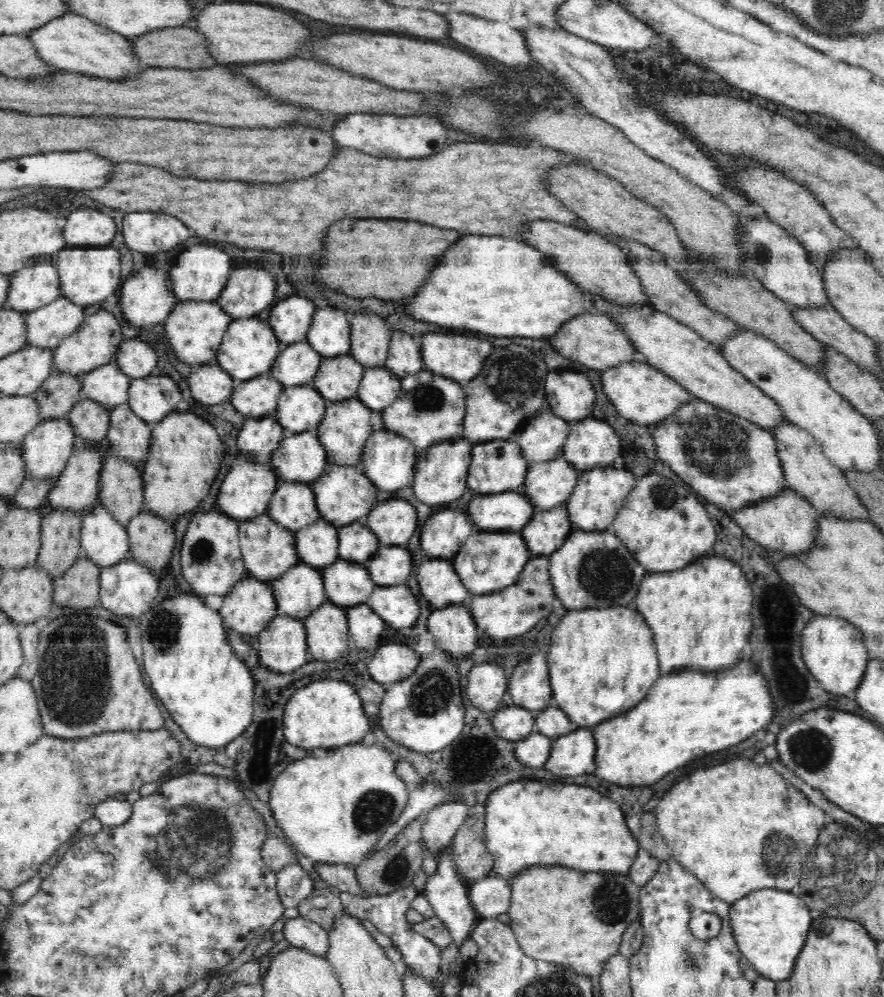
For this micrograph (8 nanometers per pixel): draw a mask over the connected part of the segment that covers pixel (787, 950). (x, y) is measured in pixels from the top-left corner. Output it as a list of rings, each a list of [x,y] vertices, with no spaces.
[[[762,889],[731,904],[729,921],[740,952],[763,977],[773,981],[789,978],[806,942],[812,916],[810,908],[794,891]]]

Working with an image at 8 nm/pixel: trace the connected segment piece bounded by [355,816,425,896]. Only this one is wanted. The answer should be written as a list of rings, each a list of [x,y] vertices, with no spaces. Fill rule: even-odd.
[[[418,817],[410,822],[393,842],[388,843],[388,846],[378,852],[372,851],[366,858],[356,863],[356,879],[366,894],[370,896],[390,895],[393,894],[392,892],[412,886],[412,882],[421,868],[420,859],[425,852],[422,835],[424,824],[424,817]]]

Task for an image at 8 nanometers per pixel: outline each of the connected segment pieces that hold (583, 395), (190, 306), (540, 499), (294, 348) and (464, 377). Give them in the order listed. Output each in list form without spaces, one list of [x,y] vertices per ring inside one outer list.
[[[556,370],[548,374],[545,384],[548,410],[571,423],[592,416],[596,392],[588,376],[576,370]]]
[[[195,300],[179,301],[165,320],[165,336],[172,344],[176,356],[190,364],[191,370],[200,365],[218,365],[218,348],[223,336],[233,319],[217,304],[216,301],[196,302]]]
[[[563,457],[533,463],[528,469],[521,492],[540,511],[566,507],[580,473]]]
[[[308,342],[285,345],[272,365],[270,376],[285,387],[312,384],[322,359]]]
[[[430,332],[423,335],[419,341],[421,346],[422,360],[425,368],[439,375],[444,375],[457,383],[472,380],[479,375],[484,360],[488,358],[492,344],[480,338],[468,338],[468,336],[458,336],[458,334],[442,334]]]

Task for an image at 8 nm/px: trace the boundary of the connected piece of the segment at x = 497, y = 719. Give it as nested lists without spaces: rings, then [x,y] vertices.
[[[514,704],[496,712],[492,724],[500,738],[522,740],[535,732],[535,712]]]

